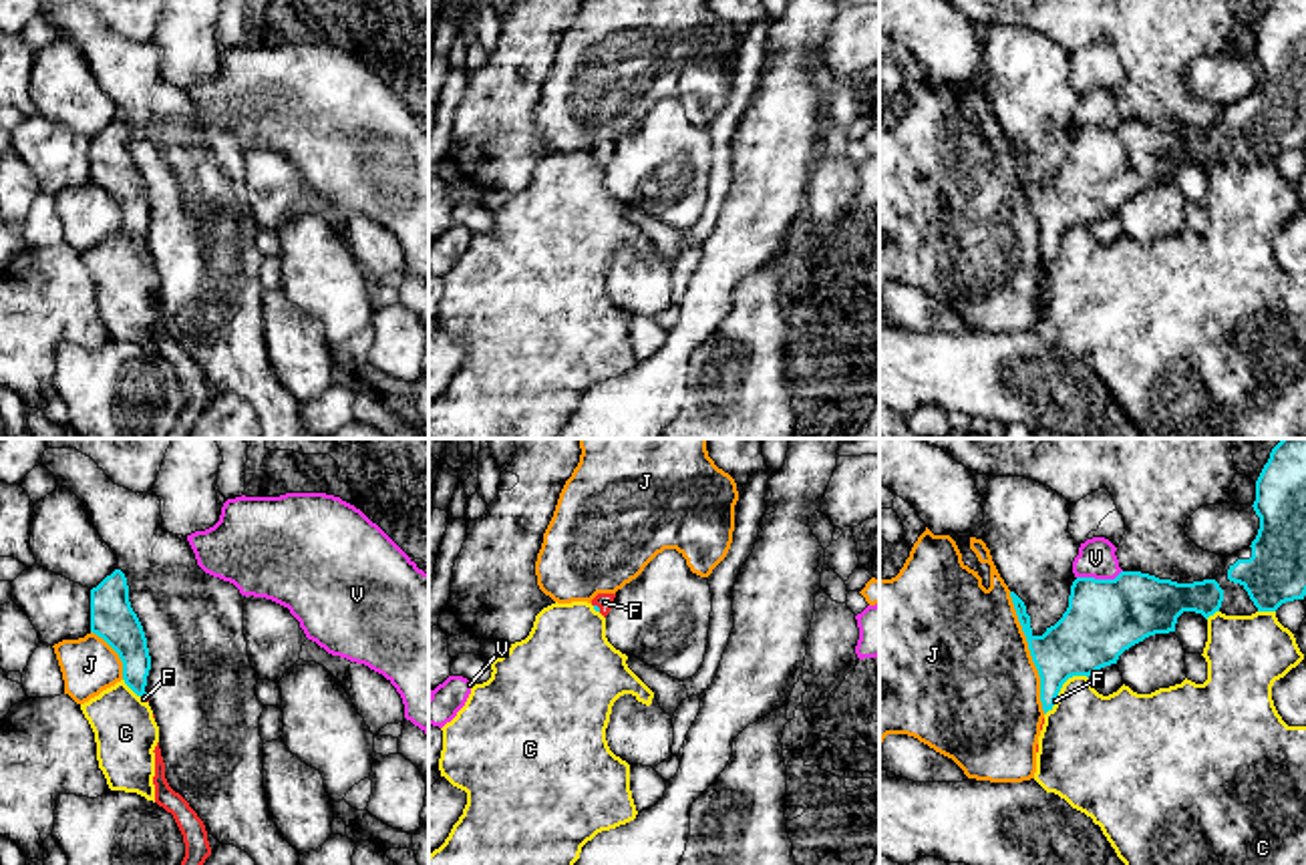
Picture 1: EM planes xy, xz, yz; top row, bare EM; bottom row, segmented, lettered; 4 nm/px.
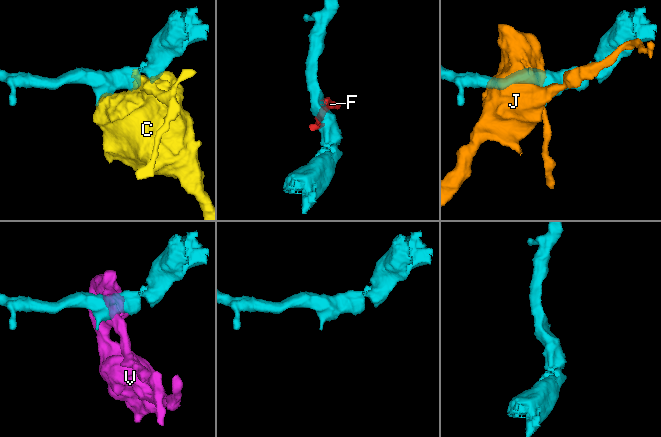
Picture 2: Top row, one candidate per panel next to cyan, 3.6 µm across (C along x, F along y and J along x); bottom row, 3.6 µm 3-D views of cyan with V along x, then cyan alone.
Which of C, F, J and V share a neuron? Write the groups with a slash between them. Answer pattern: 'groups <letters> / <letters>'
groups C / F / J / V

